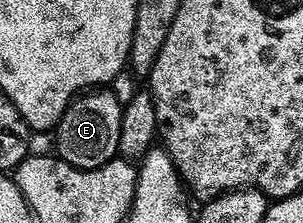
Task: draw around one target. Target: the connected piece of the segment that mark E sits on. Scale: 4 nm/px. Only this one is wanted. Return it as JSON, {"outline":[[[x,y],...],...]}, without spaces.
{"outline":[[[90,91],[69,102],[66,108],[61,110],[57,126],[52,133],[53,148],[57,156],[67,161],[73,169],[99,169],[109,161],[115,160],[116,142],[118,131],[122,127],[123,112],[123,106],[118,104],[118,100],[110,91]]]}

